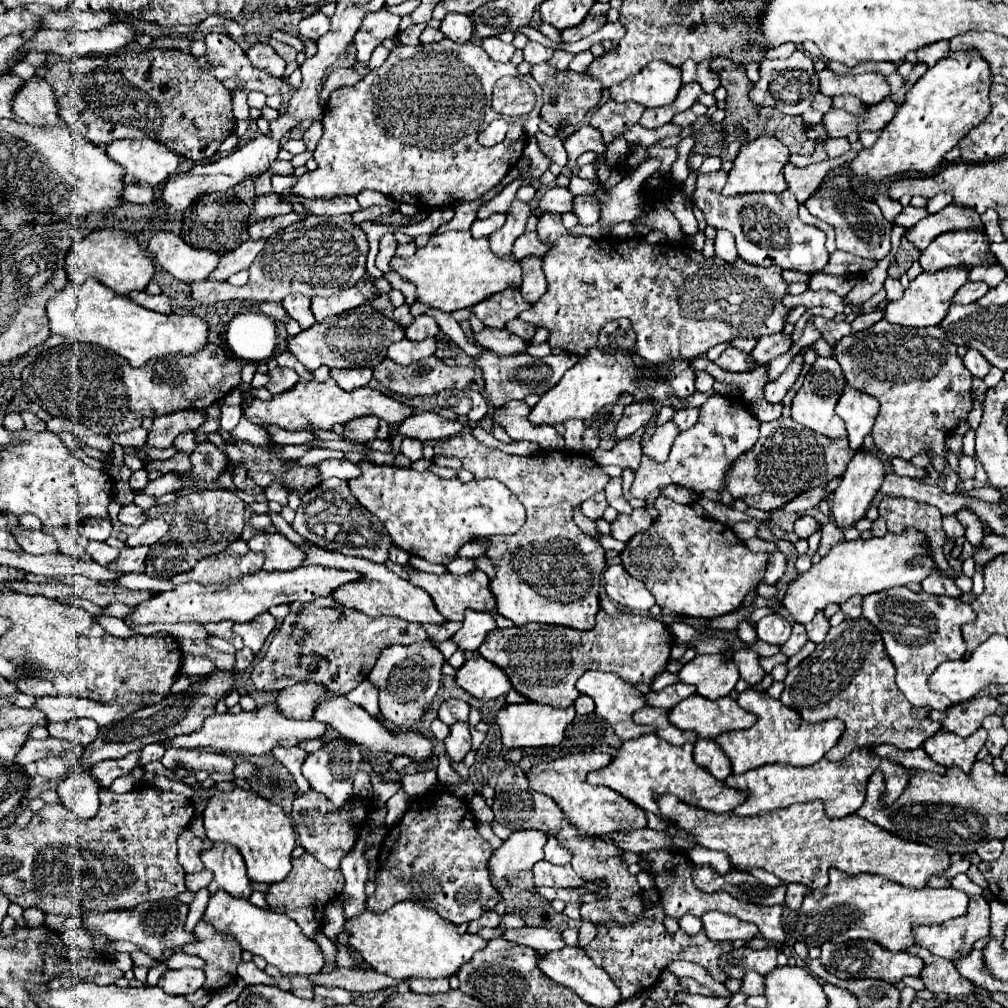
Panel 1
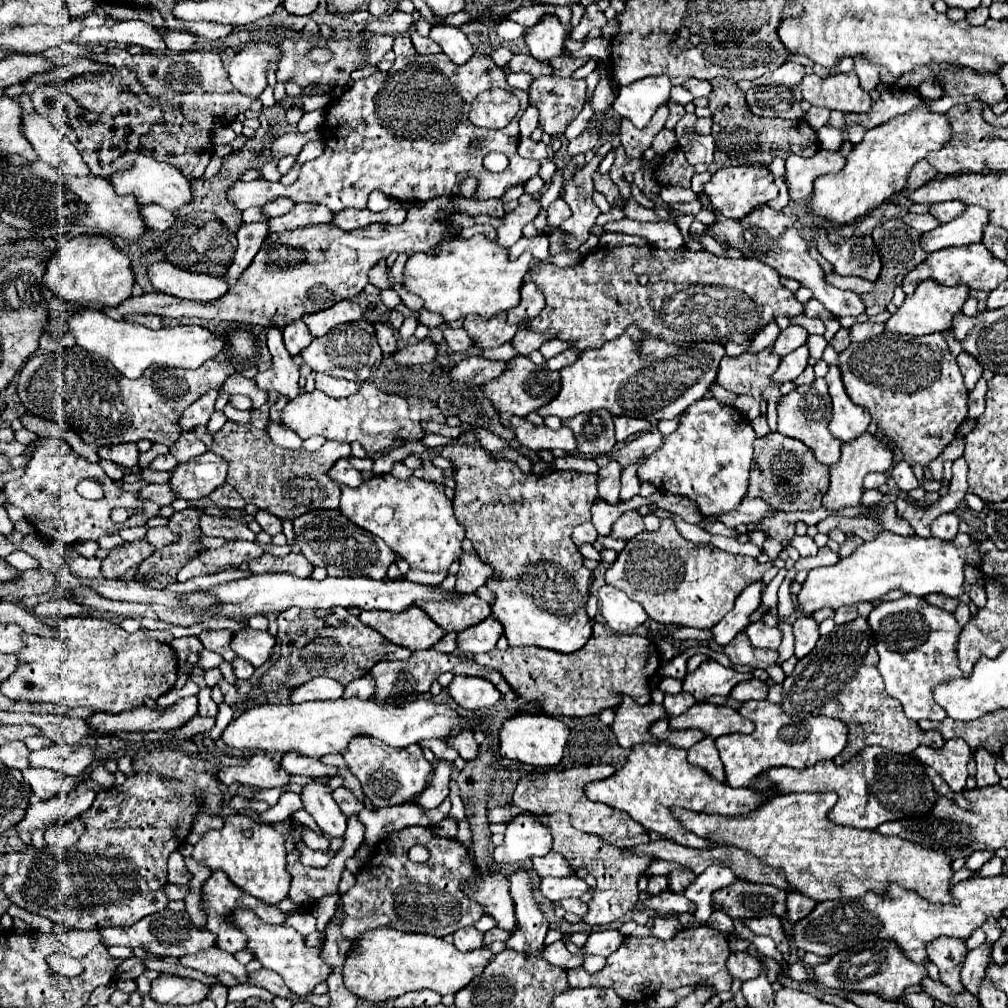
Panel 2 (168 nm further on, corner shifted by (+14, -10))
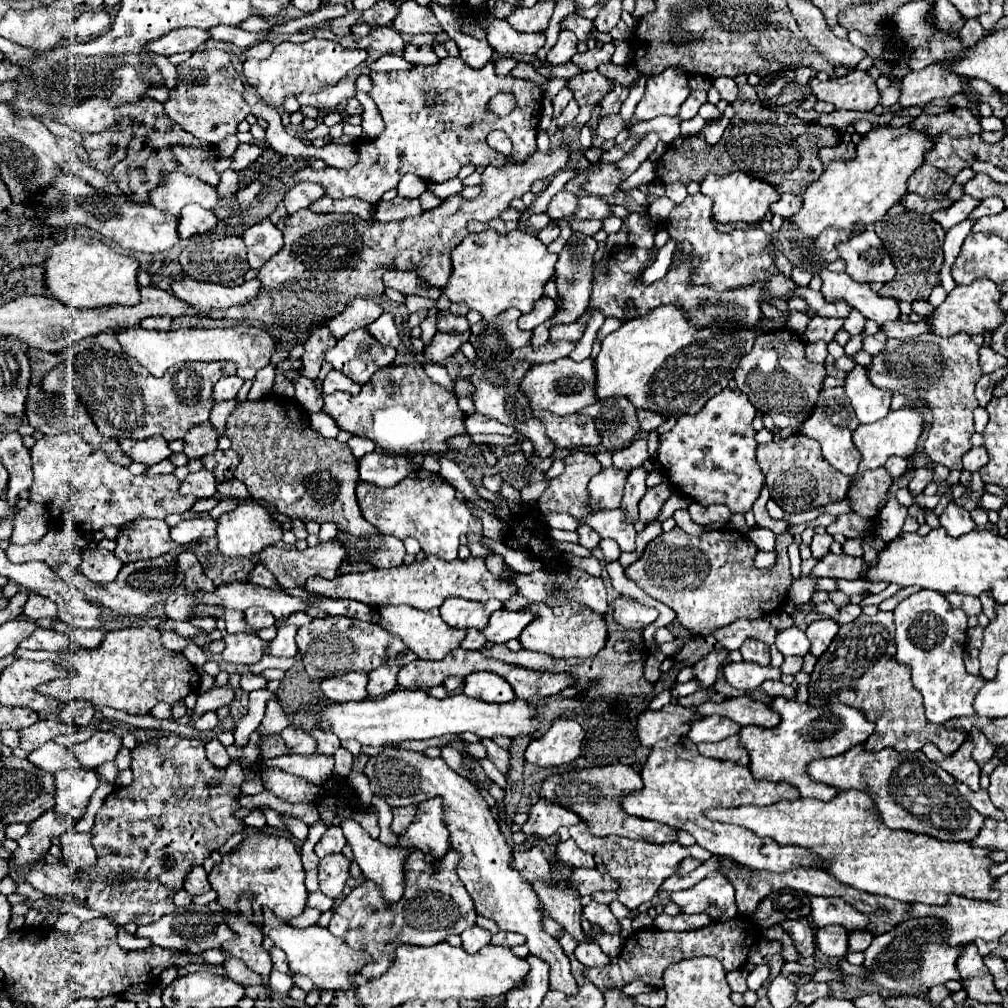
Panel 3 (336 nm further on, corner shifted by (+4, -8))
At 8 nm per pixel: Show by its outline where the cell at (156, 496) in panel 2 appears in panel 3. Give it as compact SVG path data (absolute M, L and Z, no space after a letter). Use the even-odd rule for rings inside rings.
M202 468L194 474L188 474L180 486L182 494L194 494L196 498L210 498L216 494L216 478L214 472Z

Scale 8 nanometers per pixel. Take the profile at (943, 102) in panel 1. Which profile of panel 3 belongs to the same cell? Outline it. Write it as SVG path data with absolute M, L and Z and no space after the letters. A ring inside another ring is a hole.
M910 124L894 128L894 126L878 126L872 128L868 134L862 136L862 140L856 146L856 156L848 162L830 162L822 176L812 182L802 194L800 194L800 210L790 216L790 224L794 224L802 234L808 238L816 238L826 228L838 228L852 234L864 232L870 224L876 224L884 218L888 208L892 208L896 202L902 200L906 194L906 180L914 174L914 170L924 162L924 154L932 148L932 140L924 136L922 132L916 132L910 128Z

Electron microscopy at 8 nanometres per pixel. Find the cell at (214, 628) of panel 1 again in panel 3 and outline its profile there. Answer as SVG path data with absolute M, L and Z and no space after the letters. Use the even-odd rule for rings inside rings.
M226 634L226 650L222 658L232 664L256 664L268 648L268 642L252 634Z

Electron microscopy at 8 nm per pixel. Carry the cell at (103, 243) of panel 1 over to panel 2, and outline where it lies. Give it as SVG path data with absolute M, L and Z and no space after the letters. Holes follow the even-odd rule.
M76 236L62 244L48 260L44 284L62 300L90 306L118 306L132 296L134 272L130 270L130 258L118 250L104 236Z

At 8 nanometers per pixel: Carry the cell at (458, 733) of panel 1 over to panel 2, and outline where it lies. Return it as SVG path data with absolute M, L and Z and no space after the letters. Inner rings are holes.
M438 760L438 764L434 766L434 774L430 778L430 786L422 792L418 804L422 808L436 808L438 804L444 802L444 798L448 796L448 780L452 774L452 764L448 760Z

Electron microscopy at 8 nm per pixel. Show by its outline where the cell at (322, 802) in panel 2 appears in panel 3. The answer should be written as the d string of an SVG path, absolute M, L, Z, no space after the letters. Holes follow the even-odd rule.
M346 820L342 824L342 830L344 830L344 836L346 836L348 844L352 846L354 860L358 862L362 874L380 888L382 900L384 902L400 900L400 896L404 894L404 864L406 864L408 856L412 854L412 848L390 848L390 846L384 846L380 840L372 840L368 836L368 832L354 820Z

